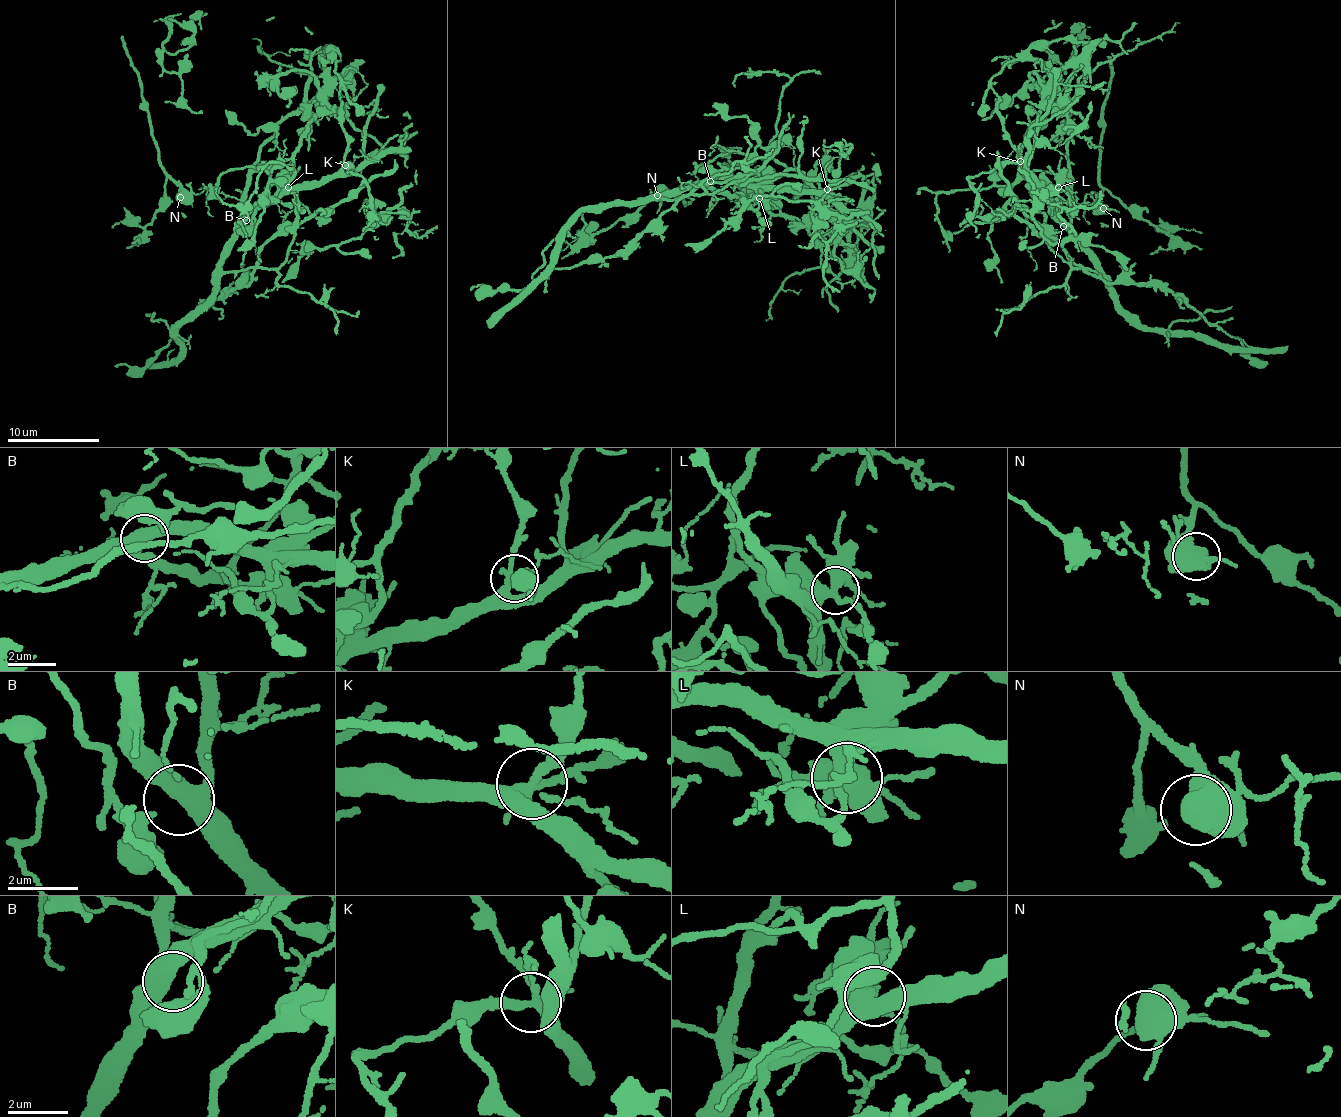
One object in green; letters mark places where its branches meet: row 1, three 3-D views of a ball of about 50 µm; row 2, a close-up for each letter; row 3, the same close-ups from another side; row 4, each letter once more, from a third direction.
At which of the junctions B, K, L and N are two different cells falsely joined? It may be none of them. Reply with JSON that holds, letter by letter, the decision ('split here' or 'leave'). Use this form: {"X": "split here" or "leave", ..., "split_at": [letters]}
{"B": "leave", "K": "leave", "L": "leave", "N": "leave", "split_at": []}

